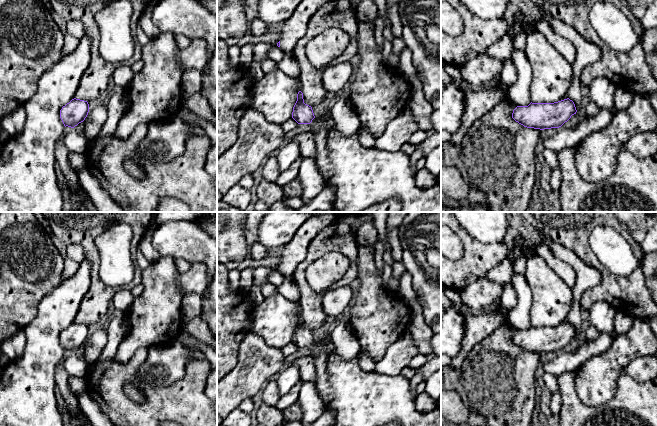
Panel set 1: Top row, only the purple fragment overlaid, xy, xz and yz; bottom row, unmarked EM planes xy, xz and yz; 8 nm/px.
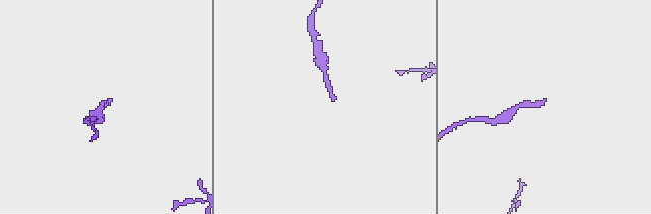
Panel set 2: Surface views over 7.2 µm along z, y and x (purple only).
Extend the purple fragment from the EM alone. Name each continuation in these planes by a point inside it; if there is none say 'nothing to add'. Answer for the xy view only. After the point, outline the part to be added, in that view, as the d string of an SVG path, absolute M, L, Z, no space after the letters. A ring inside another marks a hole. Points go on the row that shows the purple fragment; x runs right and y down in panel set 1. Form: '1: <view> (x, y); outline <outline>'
nothing to add

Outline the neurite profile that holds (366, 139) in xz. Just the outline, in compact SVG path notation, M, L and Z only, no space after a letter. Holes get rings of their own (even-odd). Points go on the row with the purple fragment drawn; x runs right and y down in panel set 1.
M362 126L358 131L358 137L363 147L368 149L375 147L376 139Z

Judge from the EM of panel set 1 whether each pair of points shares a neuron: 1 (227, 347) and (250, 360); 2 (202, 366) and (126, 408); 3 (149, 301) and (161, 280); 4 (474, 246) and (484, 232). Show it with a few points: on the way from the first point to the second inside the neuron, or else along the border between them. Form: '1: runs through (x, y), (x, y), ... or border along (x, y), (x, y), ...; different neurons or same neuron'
1: border along (248, 332), (239, 346), (238, 362), (227, 374); different neurons
2: runs through (185, 386), (167, 404), (146, 408); same neuron
3: runs through (154, 296), (160, 290), (160, 285); same neuron
4: border along (460, 225), (477, 240), (487, 243), (501, 242); different neurons

